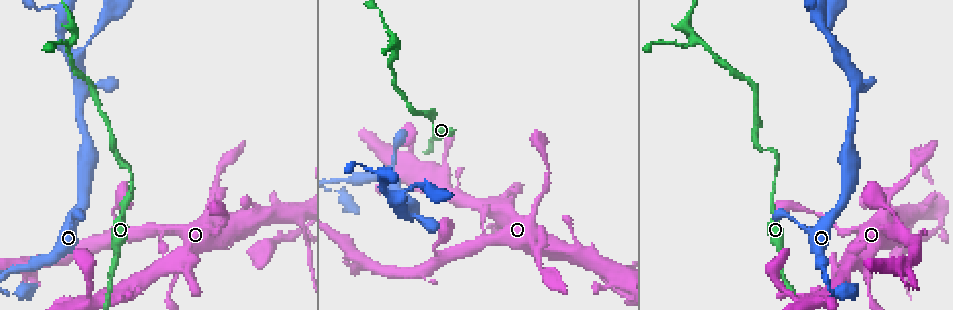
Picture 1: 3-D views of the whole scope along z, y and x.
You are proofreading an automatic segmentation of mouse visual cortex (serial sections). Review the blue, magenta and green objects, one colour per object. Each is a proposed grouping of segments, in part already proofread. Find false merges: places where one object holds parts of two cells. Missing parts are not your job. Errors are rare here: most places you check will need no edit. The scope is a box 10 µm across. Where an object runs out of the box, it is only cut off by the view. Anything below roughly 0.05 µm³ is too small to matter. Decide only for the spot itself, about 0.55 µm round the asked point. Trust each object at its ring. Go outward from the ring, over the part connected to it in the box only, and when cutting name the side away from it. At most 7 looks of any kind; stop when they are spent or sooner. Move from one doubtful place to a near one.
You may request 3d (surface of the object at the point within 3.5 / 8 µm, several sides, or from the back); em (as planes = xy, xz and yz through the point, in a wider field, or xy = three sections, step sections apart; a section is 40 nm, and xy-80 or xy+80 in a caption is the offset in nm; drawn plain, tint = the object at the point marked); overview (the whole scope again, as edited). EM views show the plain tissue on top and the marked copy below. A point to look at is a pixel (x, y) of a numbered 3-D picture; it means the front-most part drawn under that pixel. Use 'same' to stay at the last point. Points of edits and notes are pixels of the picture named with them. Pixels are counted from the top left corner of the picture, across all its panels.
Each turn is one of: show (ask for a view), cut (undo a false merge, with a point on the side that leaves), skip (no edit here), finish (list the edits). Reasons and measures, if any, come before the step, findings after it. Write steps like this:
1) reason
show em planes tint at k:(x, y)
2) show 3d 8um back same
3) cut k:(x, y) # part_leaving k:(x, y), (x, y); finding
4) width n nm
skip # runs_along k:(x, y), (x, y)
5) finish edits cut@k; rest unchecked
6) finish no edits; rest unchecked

abrupt turn
show 3d 3.5um at 1:(758, 142)

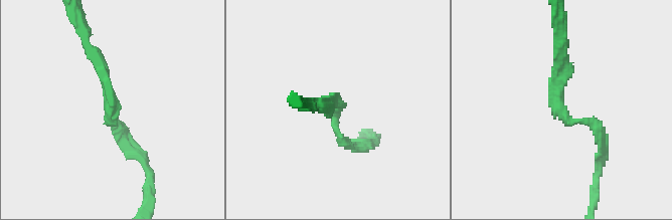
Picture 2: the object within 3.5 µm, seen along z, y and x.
arm_widths 150, 200 nm; now the EM
show em xy step 2 tint at 2:(111, 109)

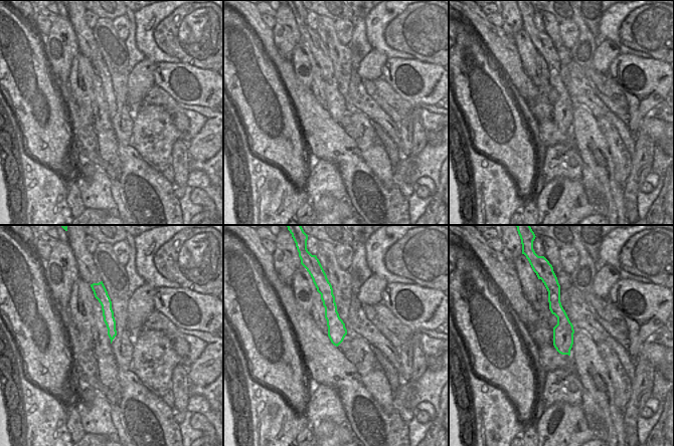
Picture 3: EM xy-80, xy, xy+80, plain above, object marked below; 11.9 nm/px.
skip # runs_along 2:(130, 150), (90, 51); one cell here

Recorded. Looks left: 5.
branch point
show em xy step 2 tint at 1:(72, 41)

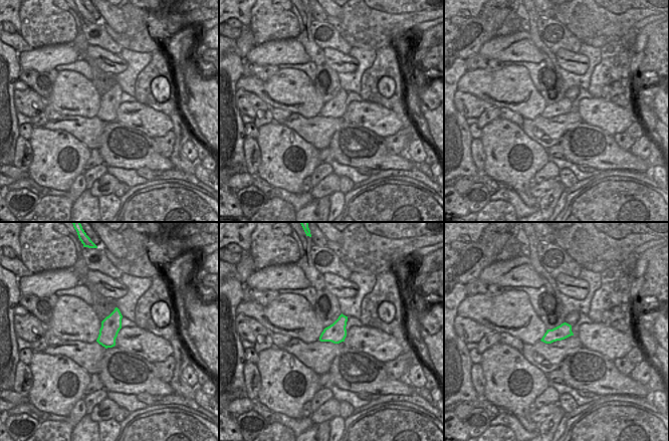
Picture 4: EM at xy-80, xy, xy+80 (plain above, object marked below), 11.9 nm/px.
see where the arms go
show 3d 3.5um same

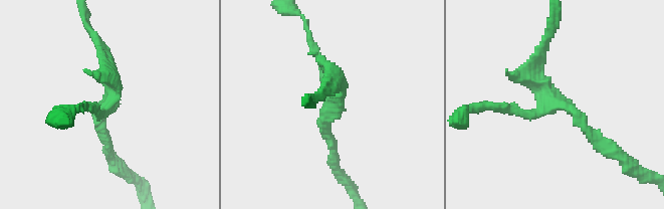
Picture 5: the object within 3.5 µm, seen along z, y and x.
skip # runs_along 5:(607, 147), (537, 79), (537, 51); continuous, no second cell

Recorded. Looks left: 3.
three-way junction
show 3d 3.5um at 1:(296, 217)

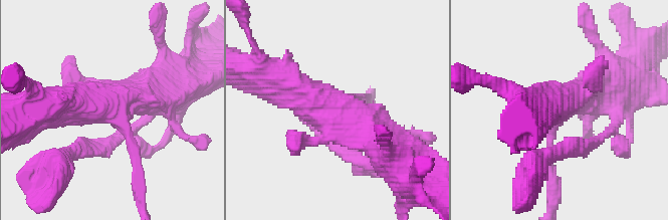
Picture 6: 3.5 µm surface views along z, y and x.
show em planes tint at 6:(339, 105)

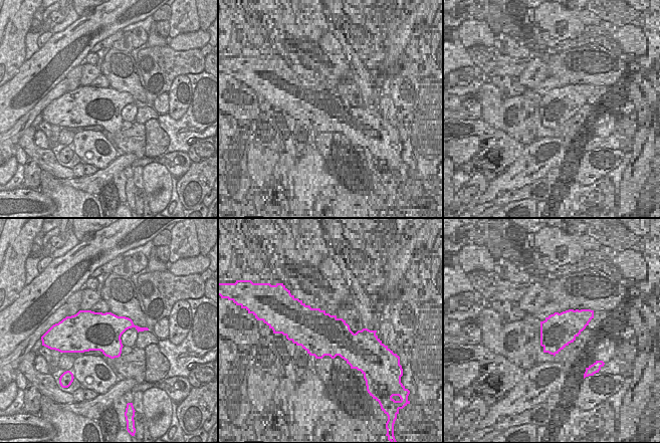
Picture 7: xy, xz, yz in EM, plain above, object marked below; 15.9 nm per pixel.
another direction
show em xy step 1 tint same

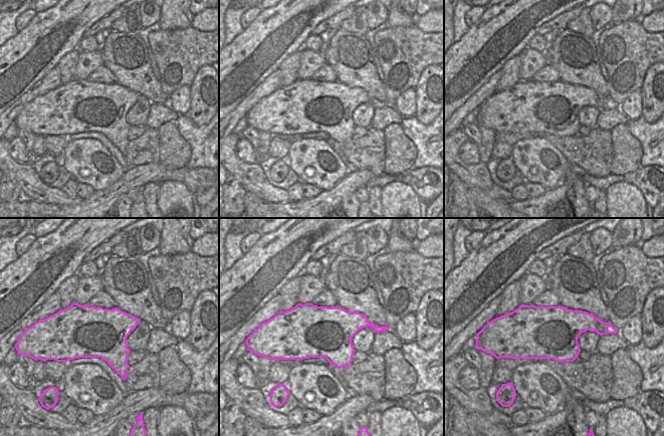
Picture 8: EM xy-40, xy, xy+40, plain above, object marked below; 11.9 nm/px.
skip # runs_along 6:(63, 105), (113, 99), (138, 174); one cell here

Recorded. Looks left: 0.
finish no edits; rest unchecked

